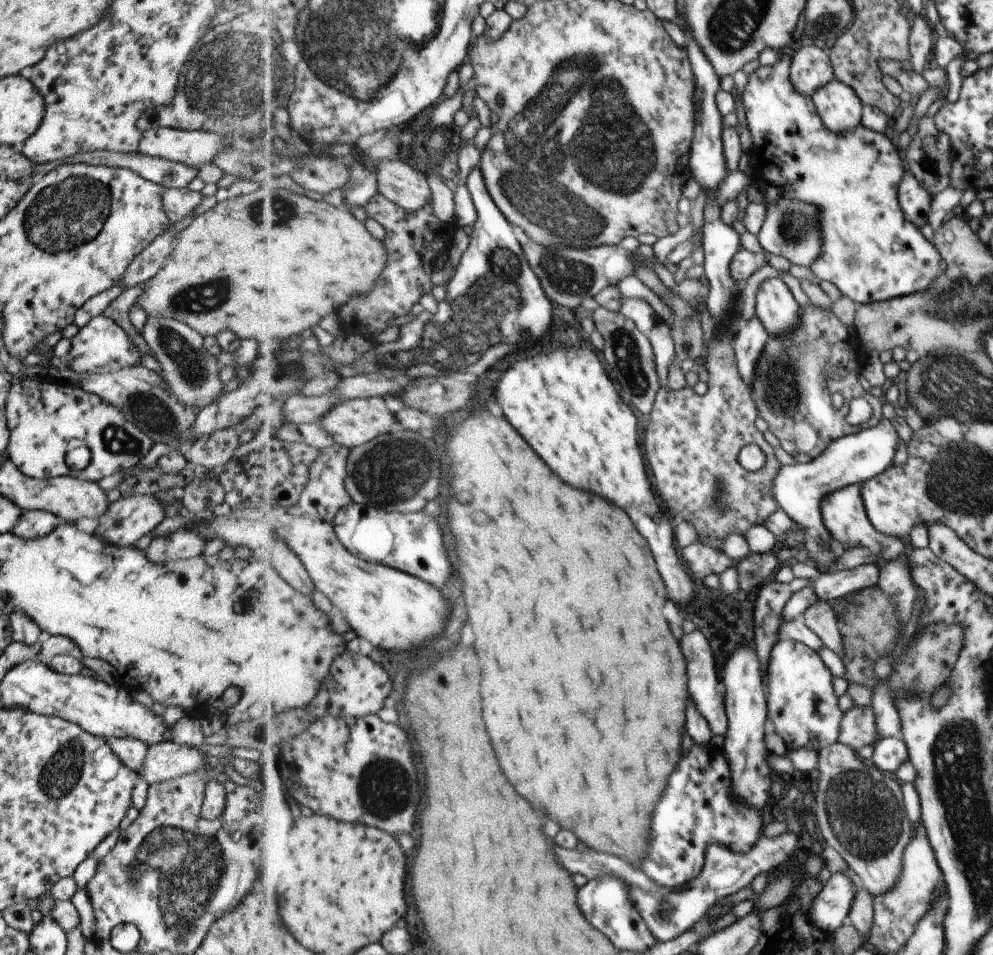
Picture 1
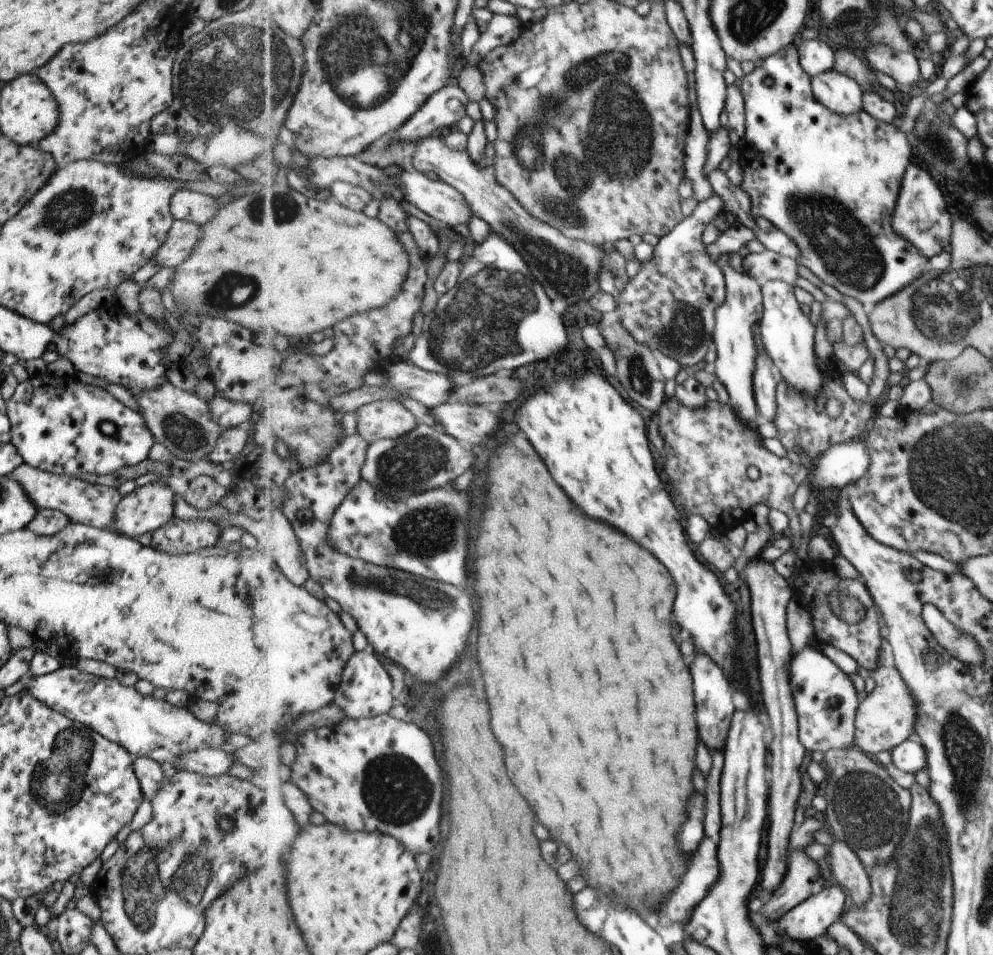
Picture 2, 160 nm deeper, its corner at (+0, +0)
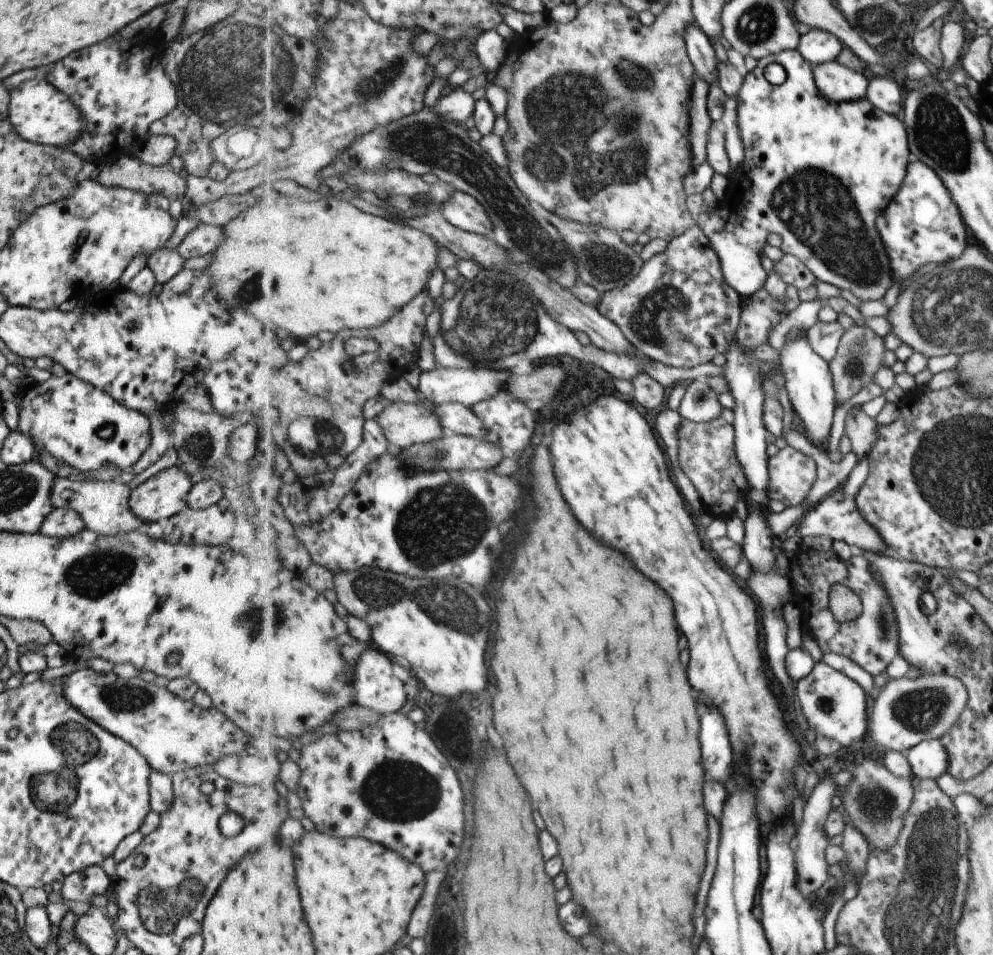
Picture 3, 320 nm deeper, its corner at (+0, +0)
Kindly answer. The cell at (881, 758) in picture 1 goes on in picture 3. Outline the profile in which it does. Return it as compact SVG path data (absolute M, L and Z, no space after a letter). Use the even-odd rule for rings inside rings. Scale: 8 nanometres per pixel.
M939 739L923 741L906 755L912 772L919 779L939 778L947 770L948 756Z

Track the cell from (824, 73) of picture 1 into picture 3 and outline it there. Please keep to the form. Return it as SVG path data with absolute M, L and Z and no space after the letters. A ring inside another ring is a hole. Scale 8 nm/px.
M813 29L802 35L799 52L814 66L835 61L845 45L828 30Z

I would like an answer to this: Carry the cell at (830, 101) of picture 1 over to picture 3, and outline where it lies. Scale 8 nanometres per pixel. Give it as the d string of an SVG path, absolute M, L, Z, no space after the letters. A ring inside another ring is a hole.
M839 60L814 67L818 87L835 102L851 102L865 98L870 85L870 75L865 70L853 70Z

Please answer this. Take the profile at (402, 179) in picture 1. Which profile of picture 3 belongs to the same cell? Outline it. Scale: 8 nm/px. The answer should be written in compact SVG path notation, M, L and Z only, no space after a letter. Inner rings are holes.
M455 191L441 210L457 228L488 237L494 234L494 222L486 206L465 191Z

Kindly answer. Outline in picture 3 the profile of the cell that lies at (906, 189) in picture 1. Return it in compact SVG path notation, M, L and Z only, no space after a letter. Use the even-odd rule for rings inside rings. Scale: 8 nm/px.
M922 160L910 162L907 176L895 195L895 198L890 202L890 205L884 210L883 215L876 222L878 231L880 232L882 241L886 246L890 258L892 268L892 277L894 281L905 285L910 281L911 277L921 266L935 262L935 264L943 265L947 262L955 261L965 249L965 226L959 218L959 211L955 208L955 204L949 198L949 192L944 184L941 184L941 179L927 166Z

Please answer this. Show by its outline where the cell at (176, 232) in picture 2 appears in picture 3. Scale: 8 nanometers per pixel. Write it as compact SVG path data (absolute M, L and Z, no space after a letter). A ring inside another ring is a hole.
M199 223L185 235L175 249L186 261L193 257L212 254L222 243L223 237L223 227Z

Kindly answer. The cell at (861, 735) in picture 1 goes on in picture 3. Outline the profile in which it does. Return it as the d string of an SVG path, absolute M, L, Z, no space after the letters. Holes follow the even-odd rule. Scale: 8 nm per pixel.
M930 674L918 679L890 678L878 694L870 716L871 739L888 751L905 755L918 744L940 739L964 711L967 691L962 682L946 674Z

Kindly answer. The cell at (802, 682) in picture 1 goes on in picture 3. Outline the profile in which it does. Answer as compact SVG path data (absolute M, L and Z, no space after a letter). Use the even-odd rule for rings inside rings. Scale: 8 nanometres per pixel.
M819 663L809 676L797 682L795 690L802 714L805 714L815 734L837 740L843 751L864 740L867 732L868 692L855 679L849 678L843 671L835 670L835 667Z

